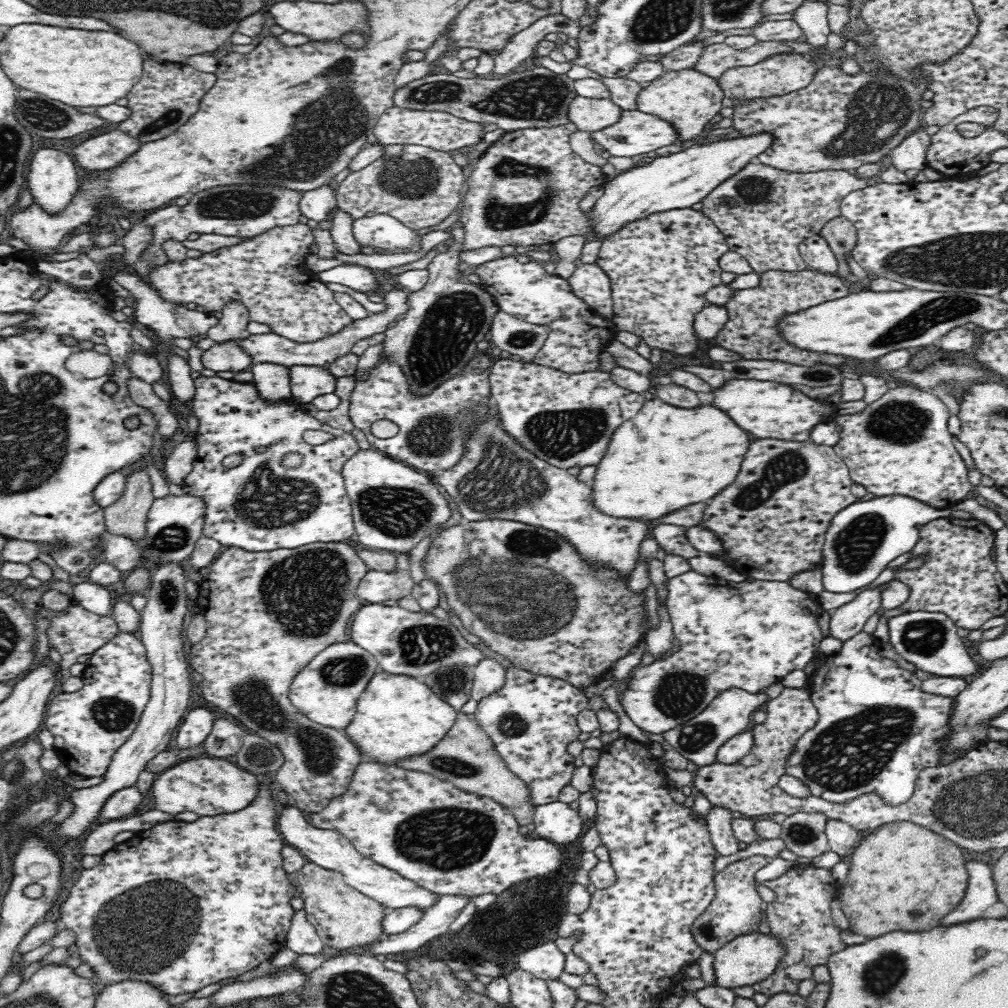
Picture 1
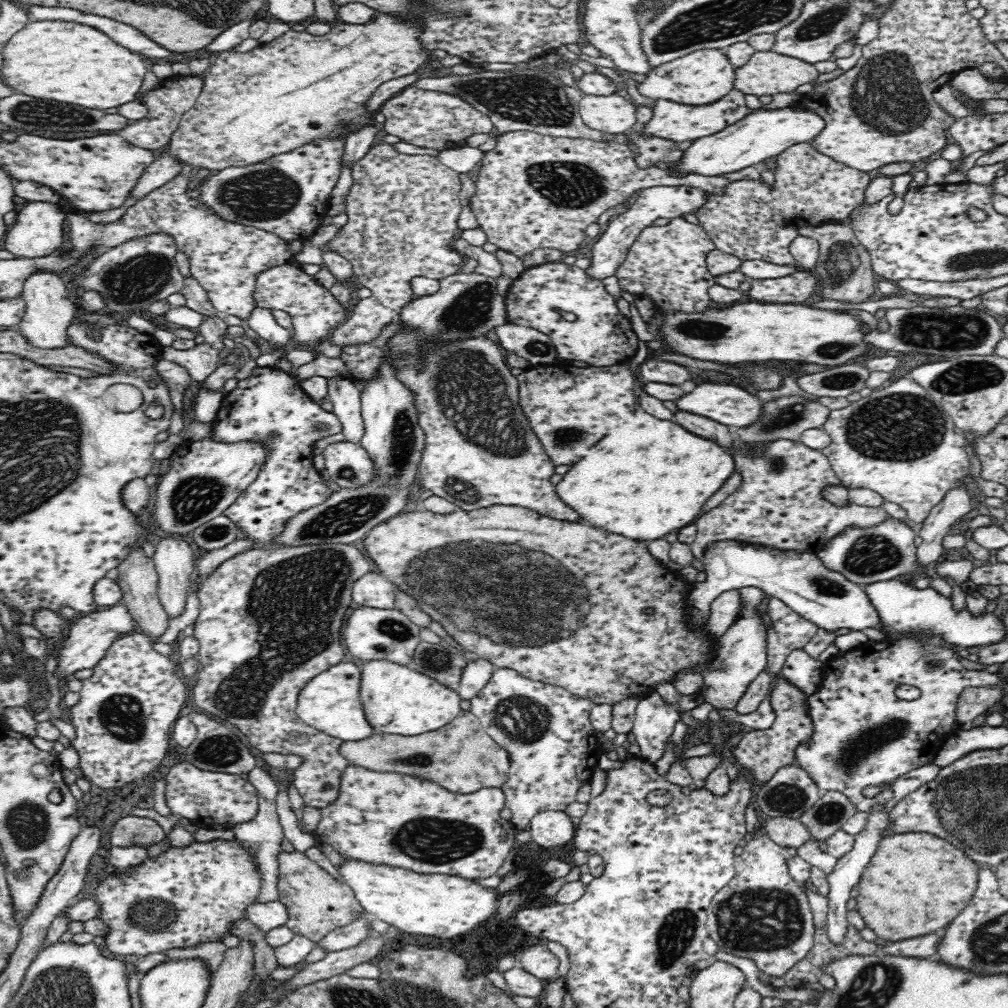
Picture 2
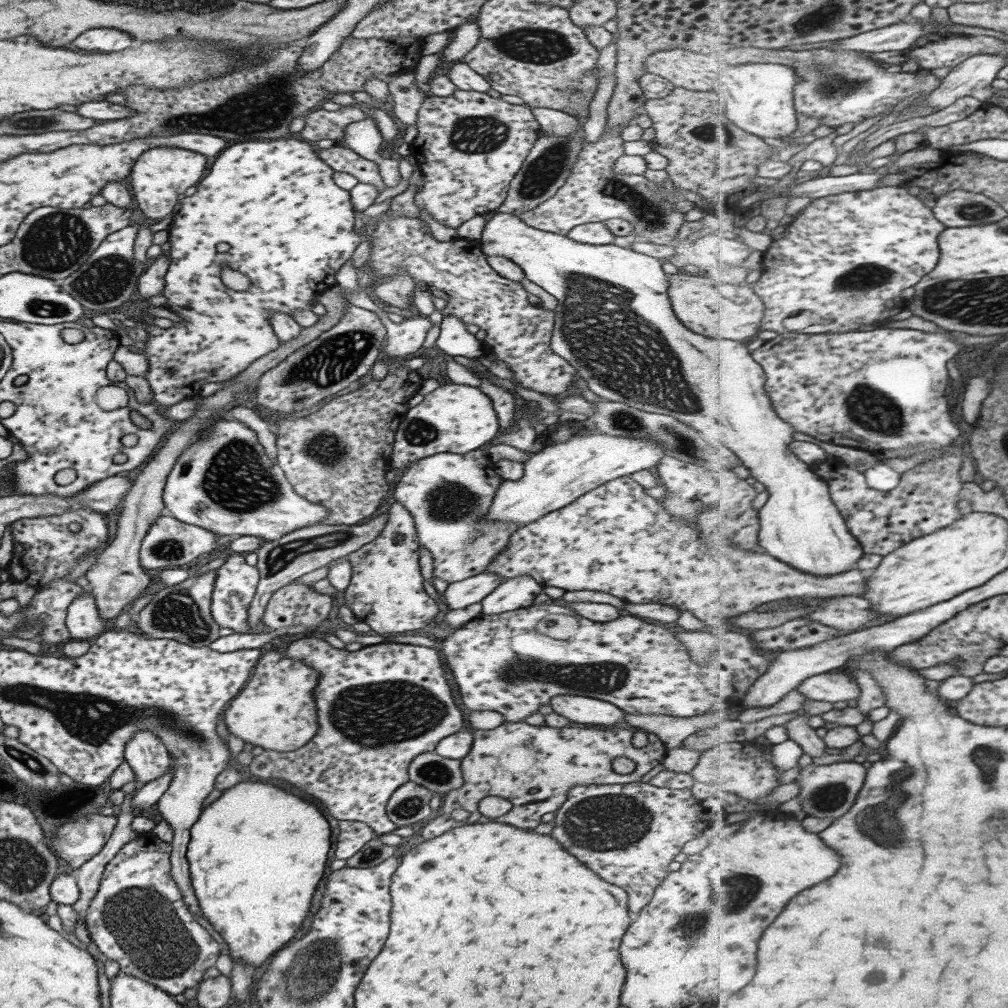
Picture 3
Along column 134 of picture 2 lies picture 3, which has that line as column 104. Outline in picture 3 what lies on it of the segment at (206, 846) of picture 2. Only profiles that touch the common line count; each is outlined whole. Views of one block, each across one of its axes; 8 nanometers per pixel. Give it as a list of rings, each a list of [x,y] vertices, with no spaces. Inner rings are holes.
[[[150,831],[123,844],[105,864],[98,889],[86,908],[84,926],[97,950],[119,965],[119,972],[176,995],[197,986],[204,971],[215,964],[220,945],[193,919],[188,906],[182,901],[180,890],[171,879],[170,850],[170,844],[161,842]]]

